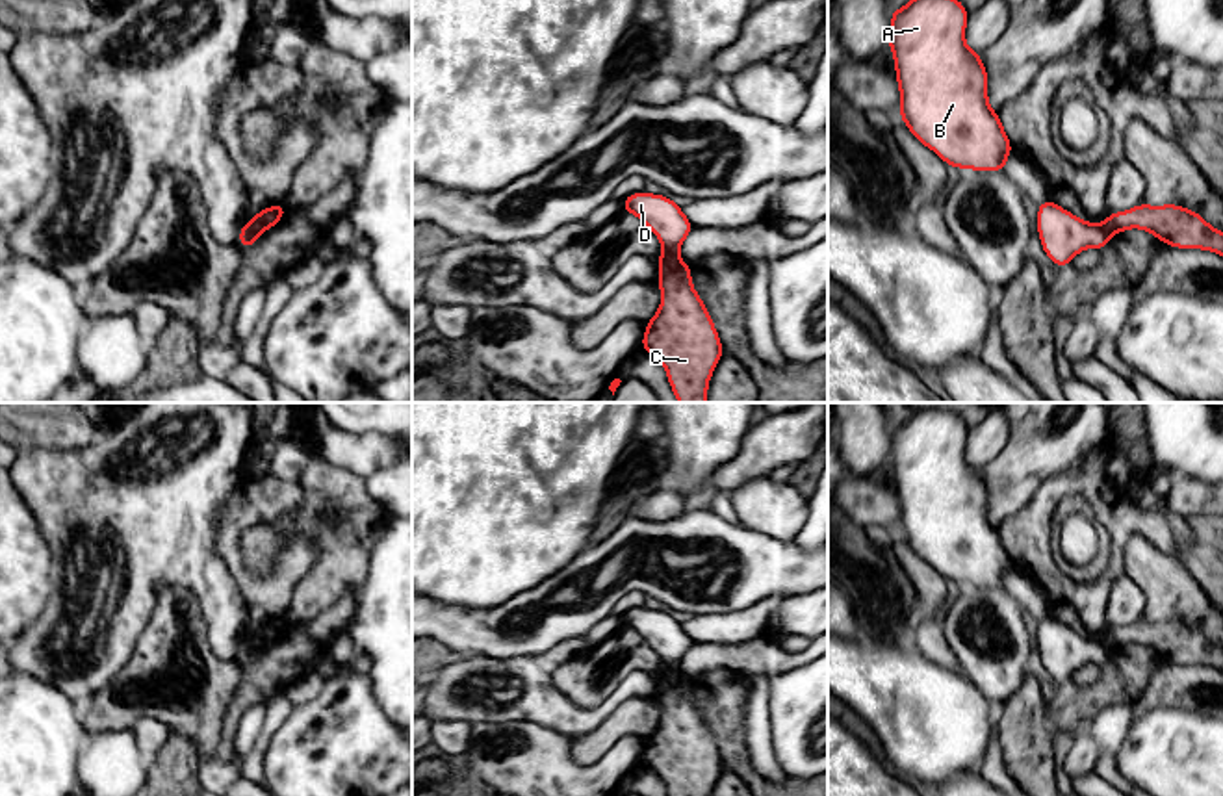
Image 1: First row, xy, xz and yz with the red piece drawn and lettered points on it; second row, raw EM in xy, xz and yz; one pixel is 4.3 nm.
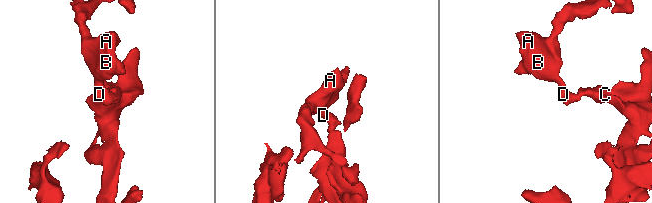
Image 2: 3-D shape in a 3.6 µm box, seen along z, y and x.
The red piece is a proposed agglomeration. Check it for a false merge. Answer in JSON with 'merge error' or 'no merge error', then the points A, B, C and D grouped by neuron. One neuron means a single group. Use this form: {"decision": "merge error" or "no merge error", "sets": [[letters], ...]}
{"decision": "merge error", "sets": [["A", "B", "D"], ["C"]]}

